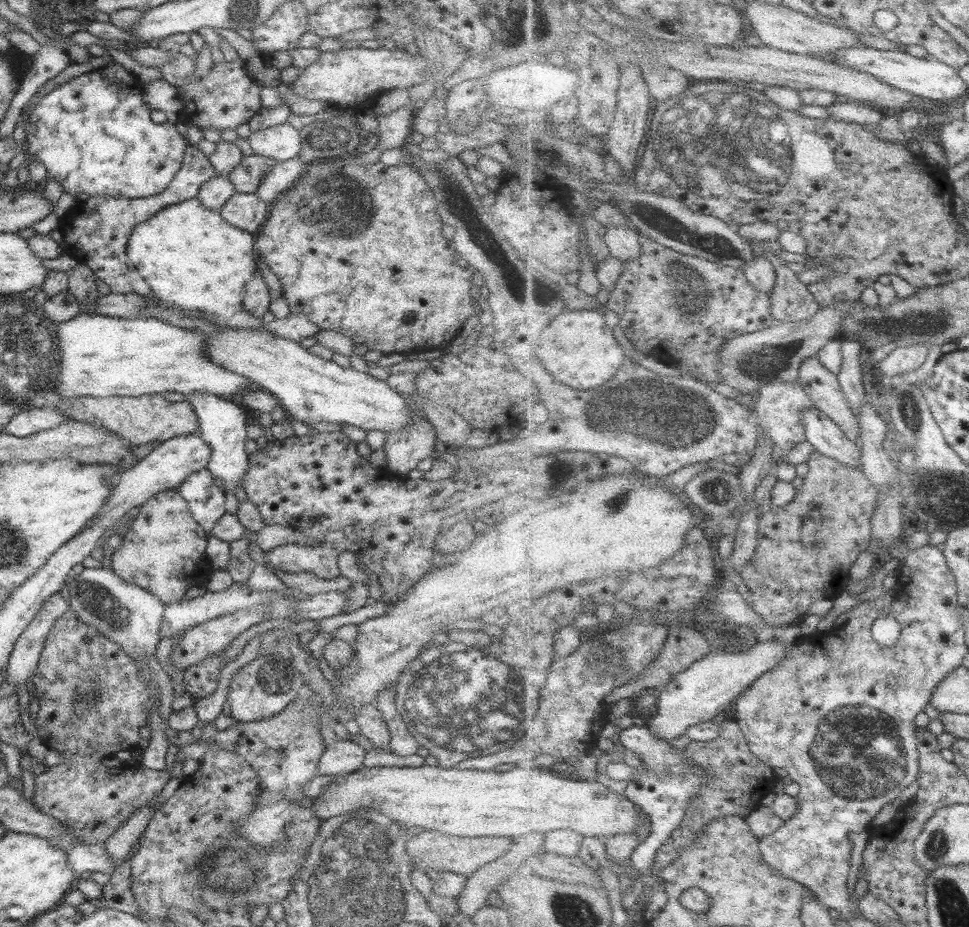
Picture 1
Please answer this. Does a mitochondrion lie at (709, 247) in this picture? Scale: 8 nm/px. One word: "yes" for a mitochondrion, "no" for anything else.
yes

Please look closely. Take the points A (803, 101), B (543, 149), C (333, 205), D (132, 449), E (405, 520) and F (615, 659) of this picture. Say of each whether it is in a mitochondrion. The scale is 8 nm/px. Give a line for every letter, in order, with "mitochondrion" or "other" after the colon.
A: other
B: mitochondrion
C: mitochondrion
D: other
E: other
F: mitochondrion

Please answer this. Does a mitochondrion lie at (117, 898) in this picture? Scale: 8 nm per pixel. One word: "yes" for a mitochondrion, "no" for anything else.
no

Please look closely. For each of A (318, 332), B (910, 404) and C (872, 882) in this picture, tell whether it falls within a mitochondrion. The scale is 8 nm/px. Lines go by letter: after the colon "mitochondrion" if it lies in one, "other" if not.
A: other
B: mitochondrion
C: other

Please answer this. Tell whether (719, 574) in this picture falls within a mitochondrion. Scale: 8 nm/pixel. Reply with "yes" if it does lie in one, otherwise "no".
no

